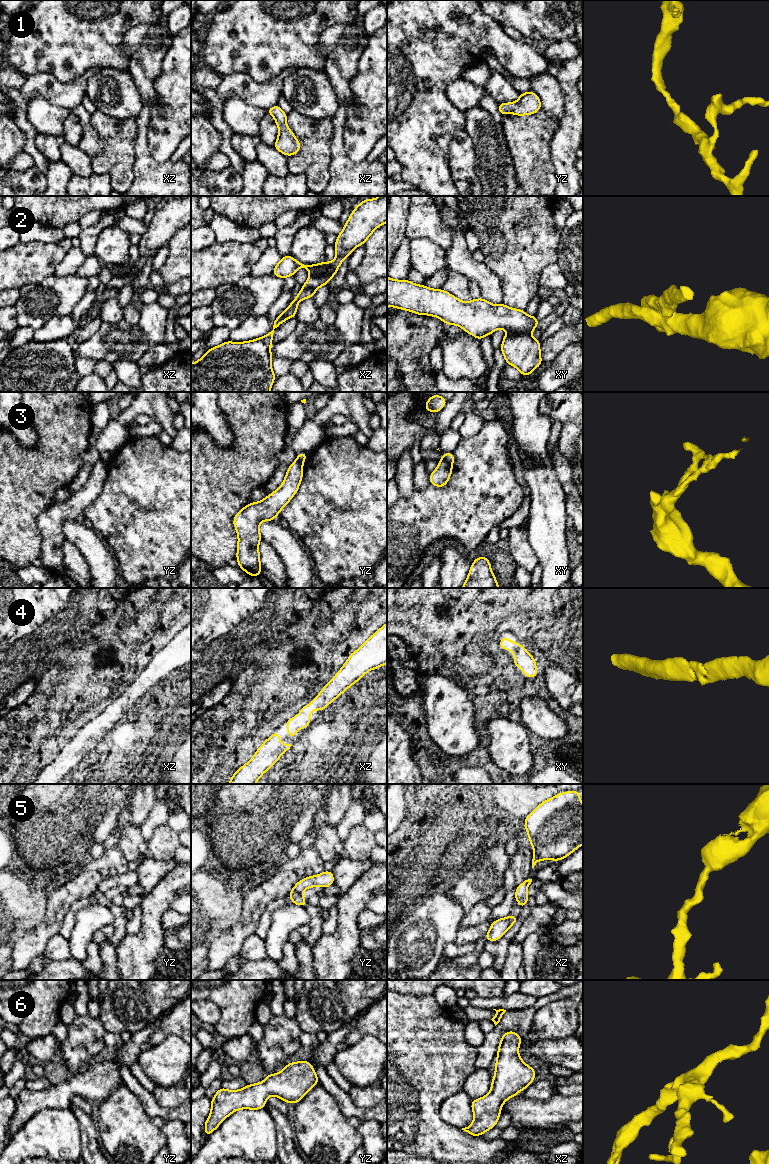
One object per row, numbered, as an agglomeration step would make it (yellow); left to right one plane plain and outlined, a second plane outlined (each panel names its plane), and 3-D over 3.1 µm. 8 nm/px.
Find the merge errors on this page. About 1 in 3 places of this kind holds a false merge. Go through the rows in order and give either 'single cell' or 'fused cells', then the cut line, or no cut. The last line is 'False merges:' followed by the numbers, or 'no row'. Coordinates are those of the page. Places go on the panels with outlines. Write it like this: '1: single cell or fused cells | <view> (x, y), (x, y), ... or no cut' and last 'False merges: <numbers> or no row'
1: single cell | no cut
2: fused cells | xz (327, 262), (327, 267), (321, 273), (310, 274)
3: fused cells | xy (442, 459), (450, 464)
4: single cell | no cut
5: single cell | no cut
6: single cell | no cut
False merges: 2, 3

